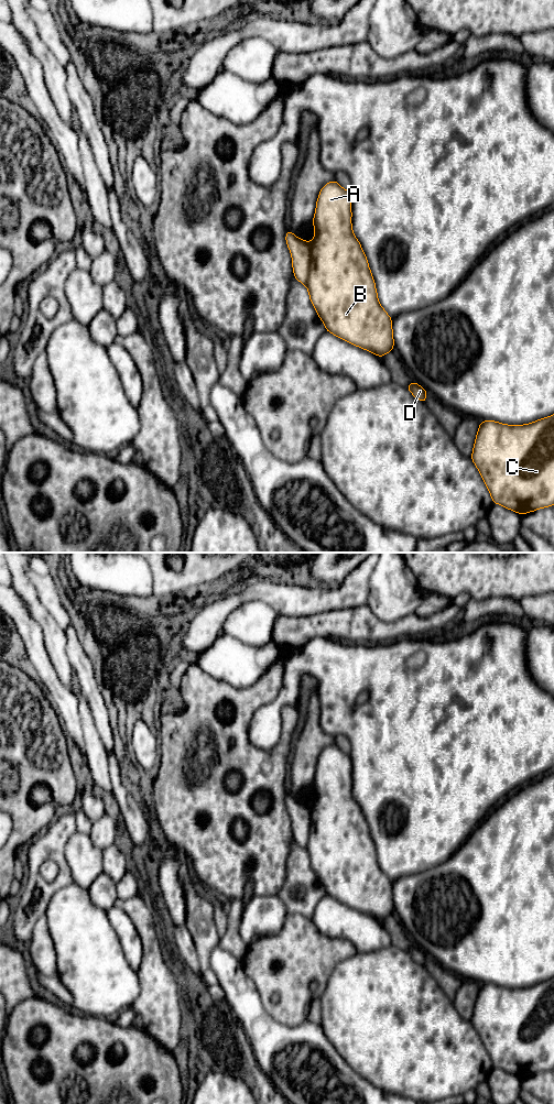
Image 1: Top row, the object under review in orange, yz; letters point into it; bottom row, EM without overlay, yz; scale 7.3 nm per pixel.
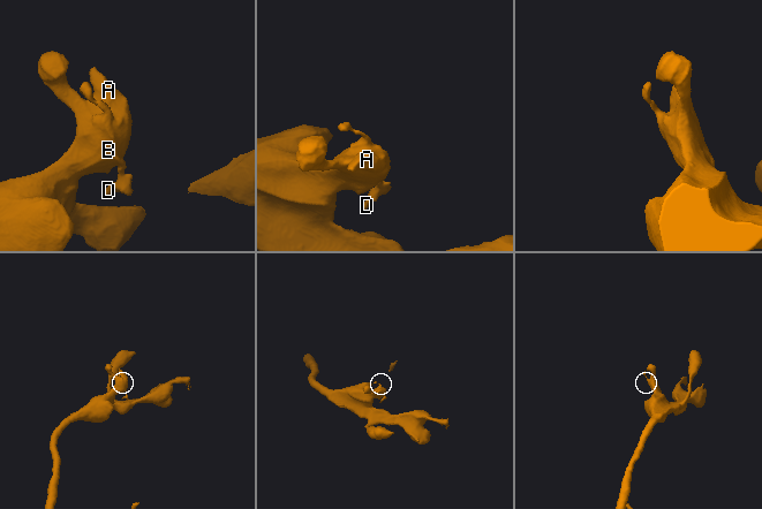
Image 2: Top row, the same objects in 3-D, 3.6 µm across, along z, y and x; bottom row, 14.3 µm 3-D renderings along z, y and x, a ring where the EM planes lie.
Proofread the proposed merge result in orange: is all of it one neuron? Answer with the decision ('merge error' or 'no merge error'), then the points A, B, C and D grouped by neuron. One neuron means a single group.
merge error; groups A B C / D

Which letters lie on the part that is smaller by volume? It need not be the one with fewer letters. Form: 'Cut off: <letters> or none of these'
Cut off: D

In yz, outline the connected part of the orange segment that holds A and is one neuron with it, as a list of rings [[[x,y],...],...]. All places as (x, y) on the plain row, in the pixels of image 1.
[[[336,743],[325,747],[318,757],[312,785],[315,798],[311,805],[312,823],[306,851],[312,868],[322,883],[326,895],[382,921],[384,918],[392,916],[394,911],[392,882],[379,866],[376,845],[370,834],[367,820],[360,806],[352,796],[351,780],[350,755],[343,752]]]

